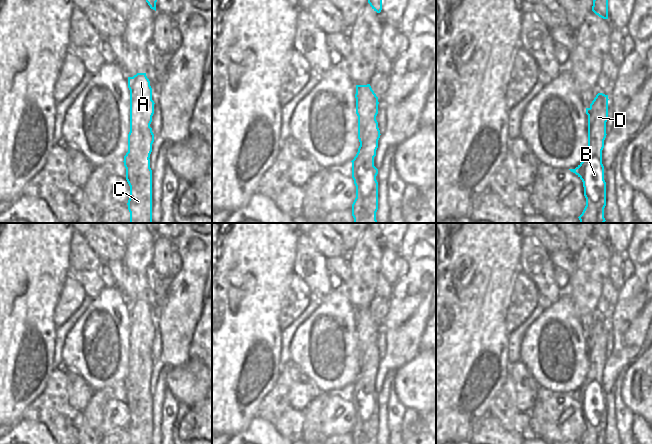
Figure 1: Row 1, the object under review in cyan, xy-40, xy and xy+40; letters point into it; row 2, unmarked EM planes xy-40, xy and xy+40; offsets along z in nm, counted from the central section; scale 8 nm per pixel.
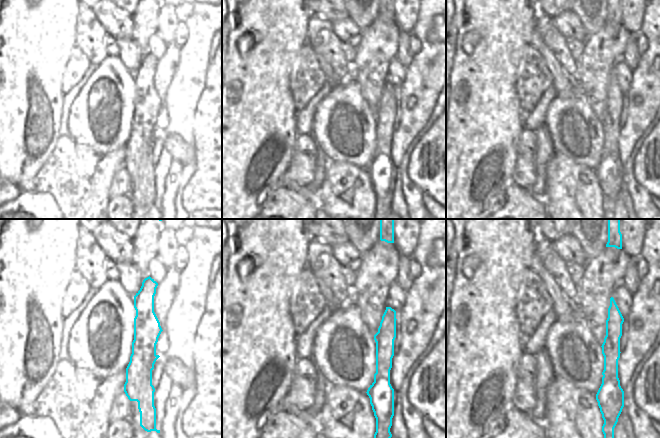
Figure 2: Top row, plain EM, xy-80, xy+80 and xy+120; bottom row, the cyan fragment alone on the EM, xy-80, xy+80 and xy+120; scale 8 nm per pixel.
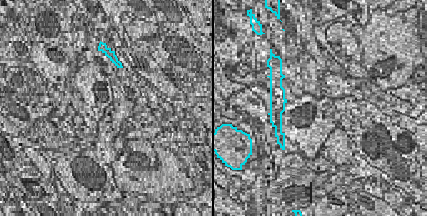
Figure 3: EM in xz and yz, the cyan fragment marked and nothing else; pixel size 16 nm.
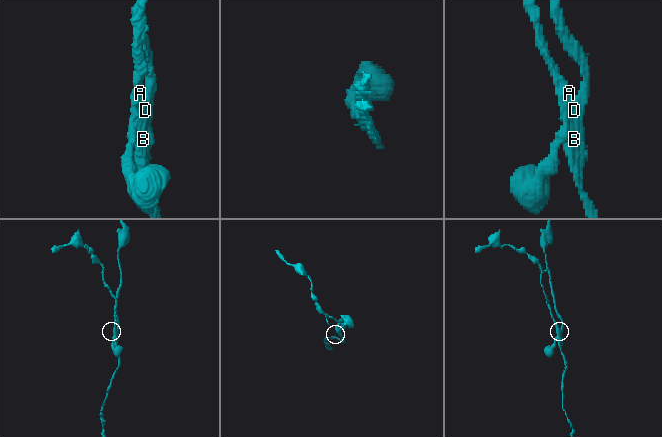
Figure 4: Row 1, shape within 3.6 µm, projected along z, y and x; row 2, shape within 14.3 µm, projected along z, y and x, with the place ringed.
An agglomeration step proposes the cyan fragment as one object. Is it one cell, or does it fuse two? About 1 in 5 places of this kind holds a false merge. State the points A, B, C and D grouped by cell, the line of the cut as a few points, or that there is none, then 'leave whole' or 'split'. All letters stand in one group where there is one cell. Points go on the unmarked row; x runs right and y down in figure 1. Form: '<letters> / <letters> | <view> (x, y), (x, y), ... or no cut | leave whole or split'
A / B C D | xy-40 (149, 388), (141, 387), (138, 394), (143, 408), (130, 411) | split

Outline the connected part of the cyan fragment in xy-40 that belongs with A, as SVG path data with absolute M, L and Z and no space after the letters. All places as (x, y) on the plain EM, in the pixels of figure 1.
M137 297L128 301L130 314L130 356L128 358L128 376L124 380L126 404L130 411L141 412L144 407L138 404L140 388L150 389L145 375L140 374L146 354L150 352L154 338L152 312L146 297Z

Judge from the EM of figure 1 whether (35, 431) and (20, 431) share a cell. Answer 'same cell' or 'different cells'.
same cell

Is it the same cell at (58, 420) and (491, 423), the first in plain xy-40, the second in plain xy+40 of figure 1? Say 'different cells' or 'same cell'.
different cells

